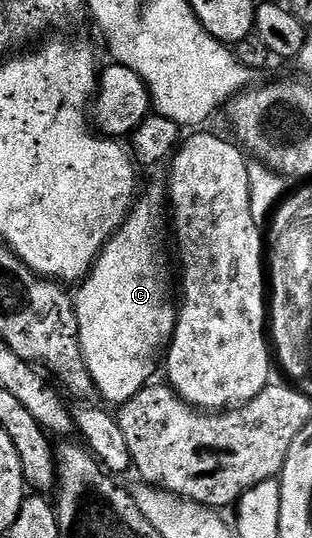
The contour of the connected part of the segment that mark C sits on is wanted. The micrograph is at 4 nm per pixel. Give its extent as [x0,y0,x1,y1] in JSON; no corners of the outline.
[74,185,177,404]

